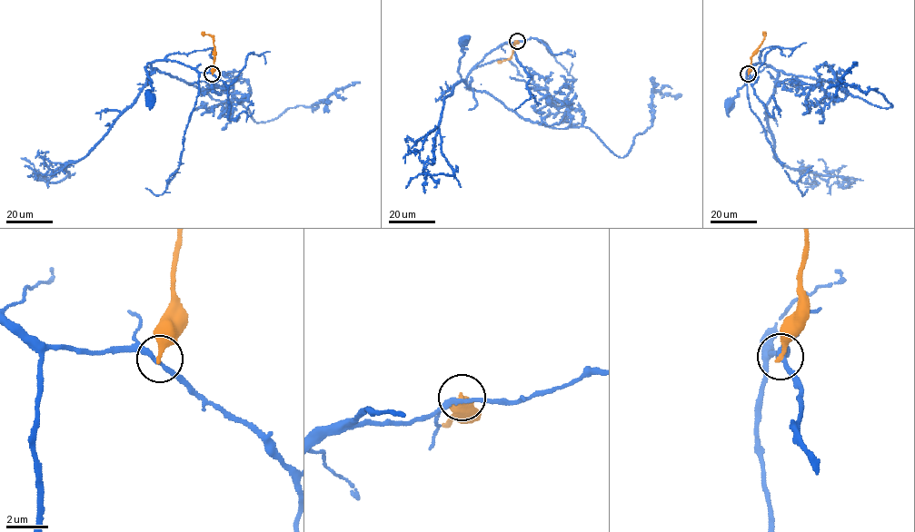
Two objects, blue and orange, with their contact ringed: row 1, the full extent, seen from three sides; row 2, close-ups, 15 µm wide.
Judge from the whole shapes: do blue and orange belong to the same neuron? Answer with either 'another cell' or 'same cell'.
another cell

